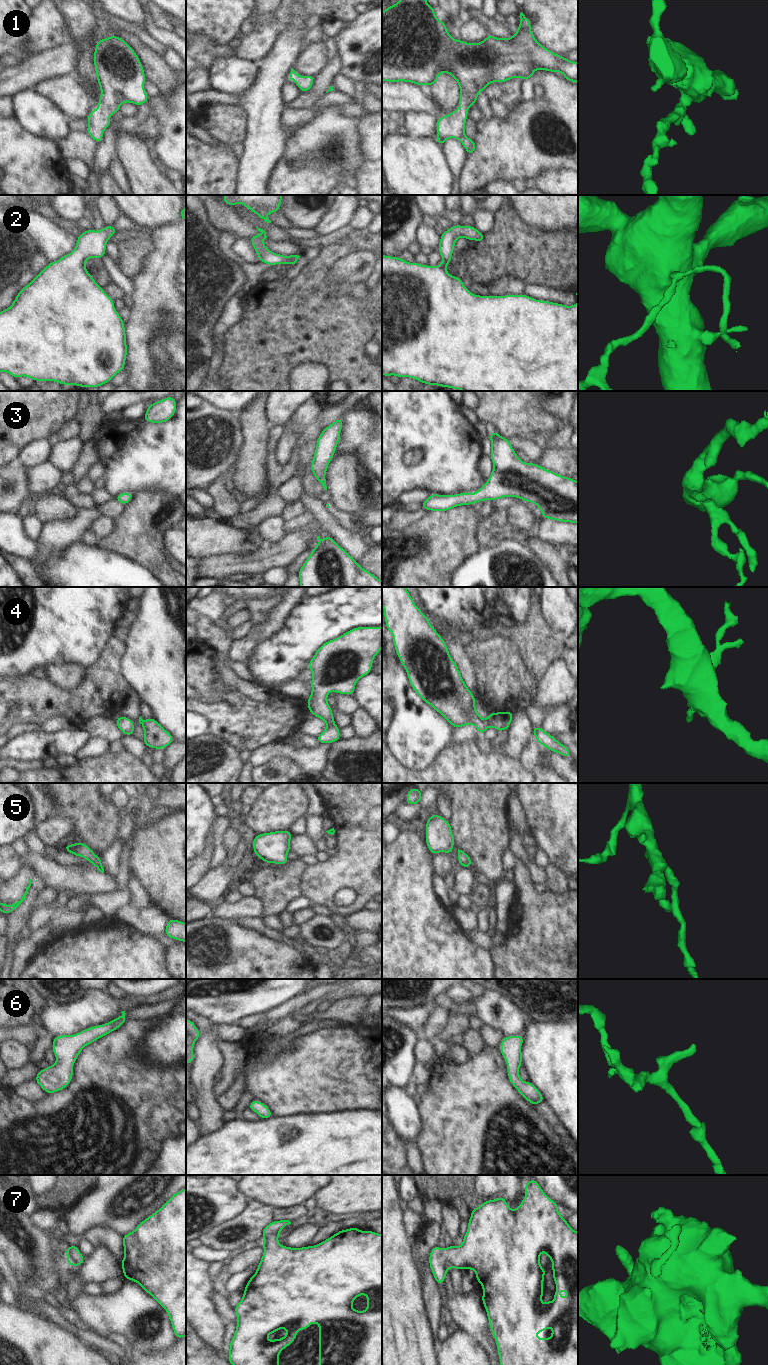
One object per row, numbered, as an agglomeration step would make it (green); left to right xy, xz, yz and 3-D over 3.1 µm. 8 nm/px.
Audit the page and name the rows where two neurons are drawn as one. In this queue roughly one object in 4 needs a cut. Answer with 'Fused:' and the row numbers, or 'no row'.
Fused: no row.

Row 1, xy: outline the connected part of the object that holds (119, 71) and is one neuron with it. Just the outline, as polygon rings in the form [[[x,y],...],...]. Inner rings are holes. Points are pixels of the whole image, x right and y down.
[[[111,35],[98,40],[93,61],[101,95],[99,107],[87,117],[86,132],[99,144],[103,132],[111,124],[110,115],[118,113],[124,102],[140,106],[148,101],[149,96],[144,89],[147,79],[143,65],[133,48],[122,38]]]

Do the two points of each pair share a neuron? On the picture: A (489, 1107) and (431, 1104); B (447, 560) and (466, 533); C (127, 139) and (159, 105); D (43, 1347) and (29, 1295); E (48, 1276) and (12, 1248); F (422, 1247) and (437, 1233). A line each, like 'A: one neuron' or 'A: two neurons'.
A: one neuron
B: one neuron
C: two neurons
D: two neurons
E: one neuron
F: one neuron

